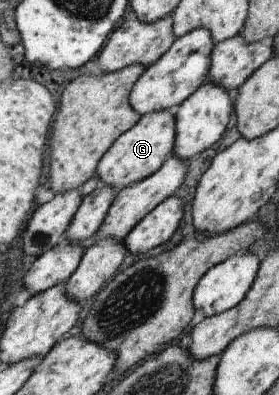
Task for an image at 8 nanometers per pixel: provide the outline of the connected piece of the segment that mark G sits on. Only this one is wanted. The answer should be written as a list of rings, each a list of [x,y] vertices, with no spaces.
[[[161,109],[141,116],[133,127],[111,143],[105,155],[101,155],[95,167],[95,177],[101,179],[105,185],[111,185],[117,191],[157,171],[165,158],[172,155],[176,126],[173,114],[172,109]]]

